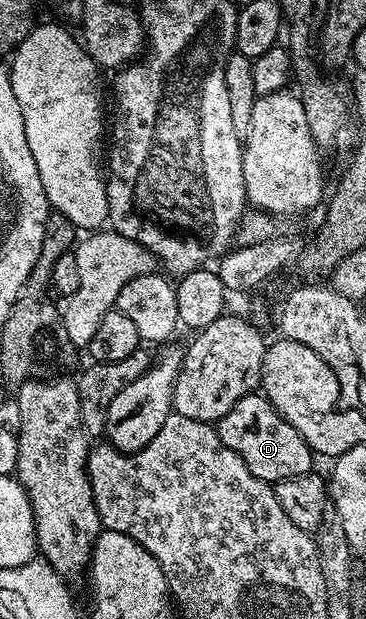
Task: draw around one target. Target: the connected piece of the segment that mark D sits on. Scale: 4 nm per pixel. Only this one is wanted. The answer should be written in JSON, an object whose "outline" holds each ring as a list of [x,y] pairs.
{"outline":[[[252,394],[237,401],[233,410],[217,421],[217,431],[221,442],[240,456],[257,478],[278,482],[312,471],[311,447],[262,394]]]}

